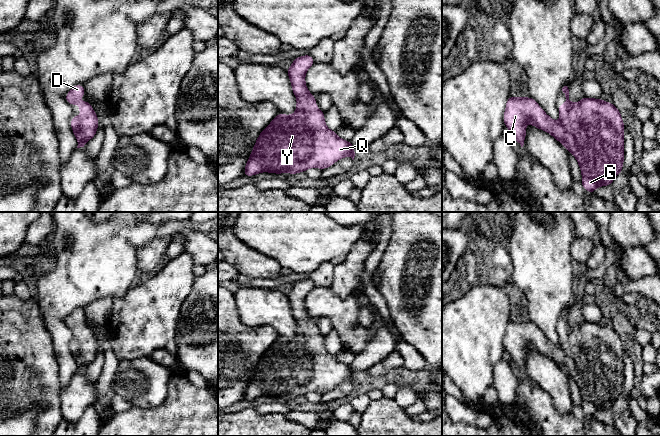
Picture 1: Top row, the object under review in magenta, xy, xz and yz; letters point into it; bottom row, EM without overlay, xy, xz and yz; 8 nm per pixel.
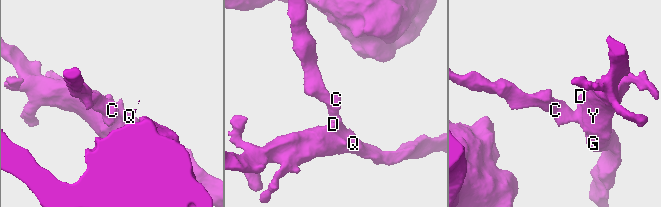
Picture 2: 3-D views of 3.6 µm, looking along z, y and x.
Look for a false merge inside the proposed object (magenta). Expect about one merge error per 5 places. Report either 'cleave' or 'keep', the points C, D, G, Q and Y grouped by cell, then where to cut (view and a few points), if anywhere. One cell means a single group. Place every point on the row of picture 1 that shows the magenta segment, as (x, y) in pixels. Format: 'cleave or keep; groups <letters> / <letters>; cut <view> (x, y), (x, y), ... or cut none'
keep; groups C D G Q Y; cut none

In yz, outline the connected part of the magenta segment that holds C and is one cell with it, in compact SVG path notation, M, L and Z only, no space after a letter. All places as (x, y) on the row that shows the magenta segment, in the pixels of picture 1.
M562 88L566 97L563 106L559 105L558 122L549 117L531 97L509 97L504 112L504 124L515 140L523 147L526 136L526 123L551 134L561 142L567 151L573 154L580 166L582 185L587 192L593 193L597 187L611 185L622 171L624 161L624 123L620 111L602 99L585 97L577 104L569 100L569 89Z

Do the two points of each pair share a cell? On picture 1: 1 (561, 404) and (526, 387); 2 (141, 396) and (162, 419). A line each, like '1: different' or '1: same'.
1: different
2: different

